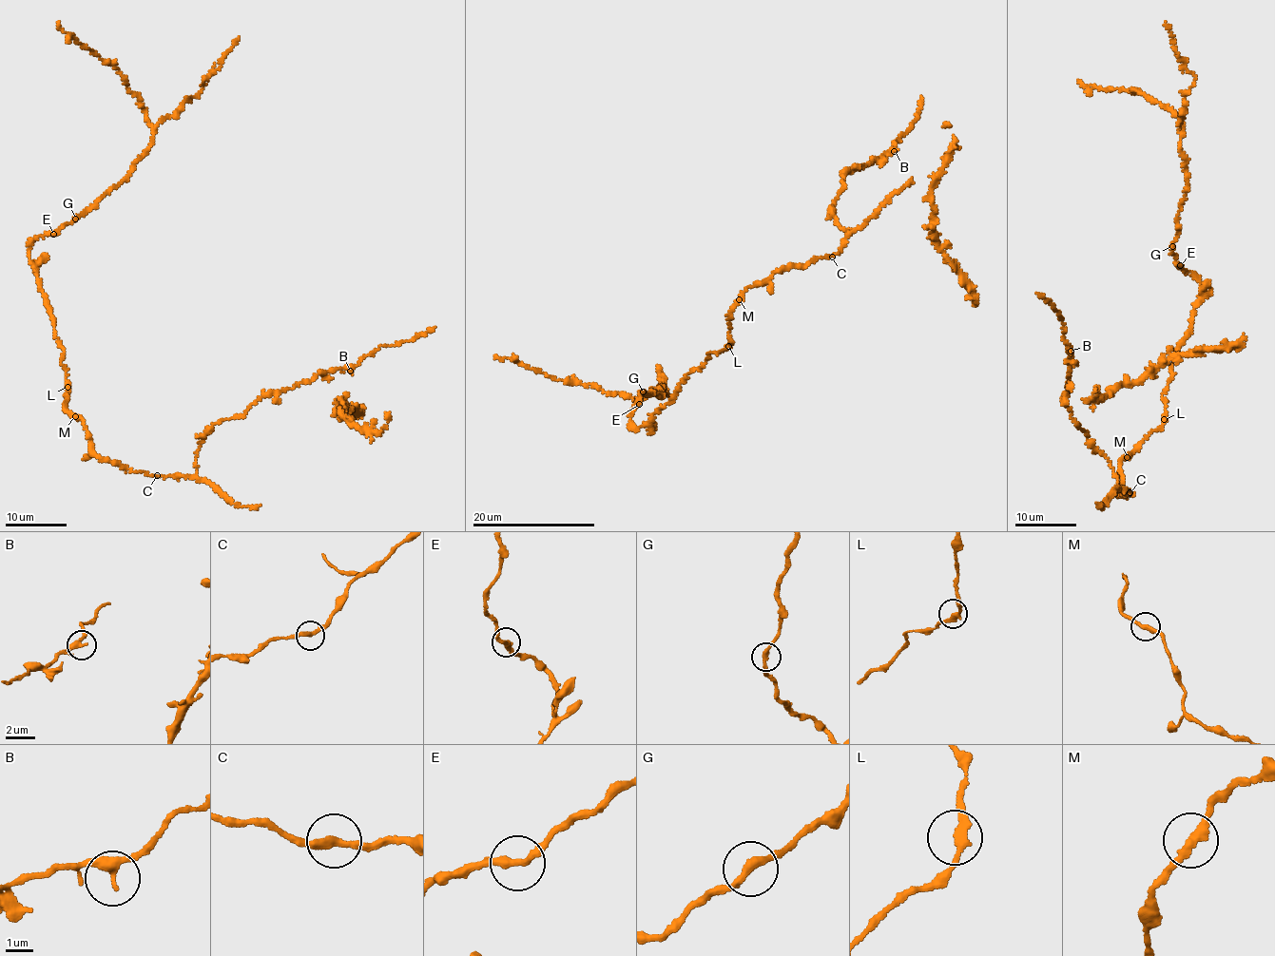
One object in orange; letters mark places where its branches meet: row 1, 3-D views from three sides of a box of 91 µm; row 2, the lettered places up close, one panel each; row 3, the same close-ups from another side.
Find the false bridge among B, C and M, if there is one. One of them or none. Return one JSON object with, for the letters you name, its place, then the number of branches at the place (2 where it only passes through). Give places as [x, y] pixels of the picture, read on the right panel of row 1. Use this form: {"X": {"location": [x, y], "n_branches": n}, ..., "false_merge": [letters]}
{"false_merge": []}

